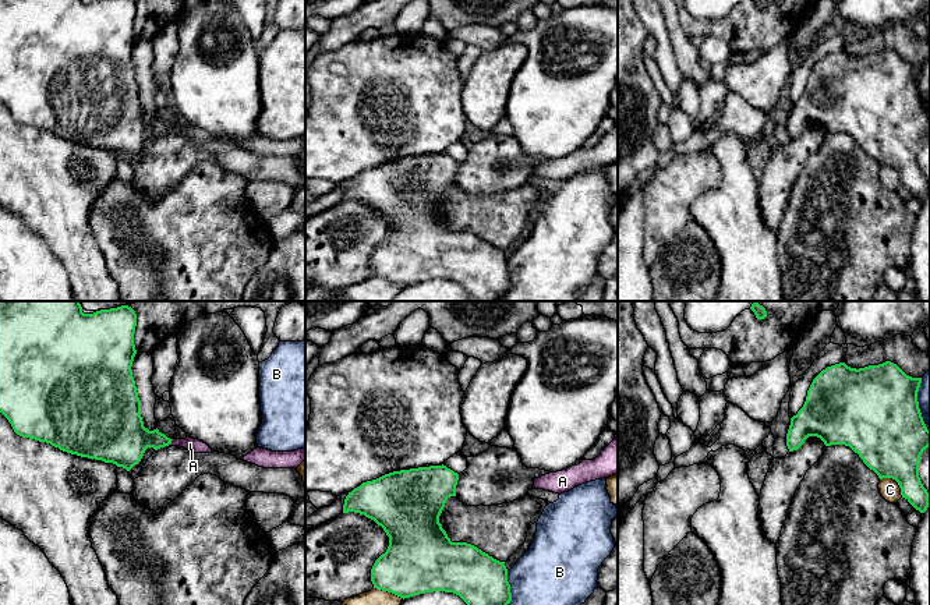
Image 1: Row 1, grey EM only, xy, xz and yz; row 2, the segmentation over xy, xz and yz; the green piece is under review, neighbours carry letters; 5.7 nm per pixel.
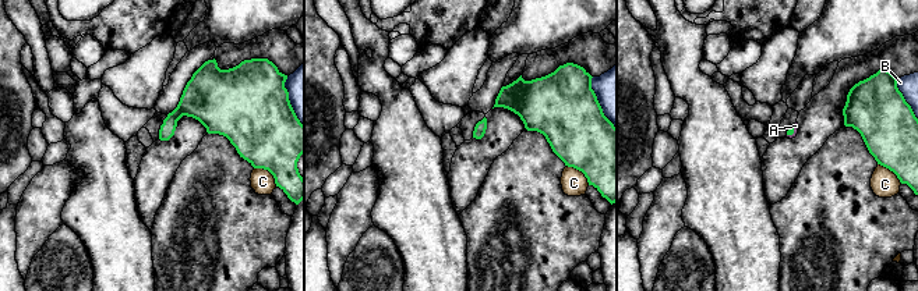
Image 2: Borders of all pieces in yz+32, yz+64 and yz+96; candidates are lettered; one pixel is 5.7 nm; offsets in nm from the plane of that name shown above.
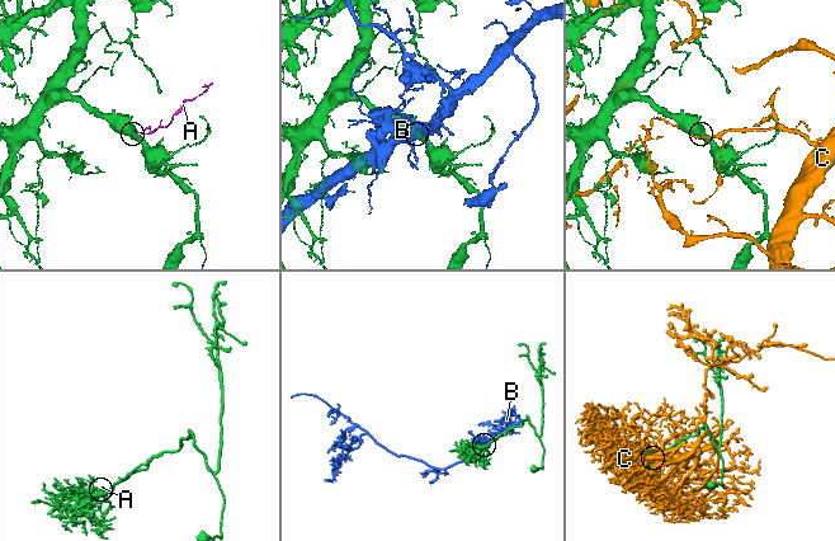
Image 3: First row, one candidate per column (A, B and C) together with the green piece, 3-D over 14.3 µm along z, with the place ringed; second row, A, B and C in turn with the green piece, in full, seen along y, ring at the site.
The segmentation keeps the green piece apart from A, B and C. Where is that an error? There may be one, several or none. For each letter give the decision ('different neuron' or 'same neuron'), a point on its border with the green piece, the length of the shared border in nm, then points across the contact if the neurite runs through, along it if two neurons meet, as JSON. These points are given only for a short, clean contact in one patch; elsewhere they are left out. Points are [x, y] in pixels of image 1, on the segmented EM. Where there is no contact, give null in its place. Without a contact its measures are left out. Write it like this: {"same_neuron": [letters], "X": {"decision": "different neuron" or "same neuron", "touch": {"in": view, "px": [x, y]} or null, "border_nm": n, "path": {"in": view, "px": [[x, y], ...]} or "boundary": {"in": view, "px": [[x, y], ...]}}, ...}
{"same_neuron": ["A"], "A": {"decision": "same neuron", "touch": {"in": "xy", "px": [170, 442]}, "border_nm": 50, "path": {"in": "xy", "px": [[127, 439], [170, 442], [190, 443]]}}, "B": {"decision": "different neuron", "touch": {"in": "xz", "px": [509, 587]}, "border_nm": 200}, "C": {"decision": "different neuron", "touch": {"in": "yz", "px": [895, 480]}, "border_nm": 170}}

